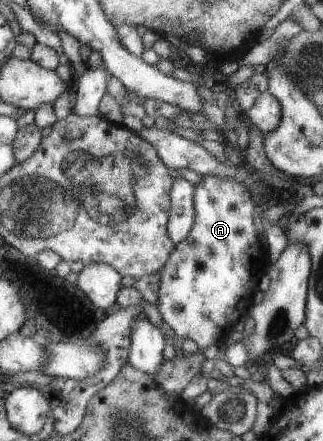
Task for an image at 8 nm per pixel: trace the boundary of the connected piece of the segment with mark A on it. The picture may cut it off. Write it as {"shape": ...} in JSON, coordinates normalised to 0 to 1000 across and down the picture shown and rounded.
{"shape":[[[628,399],[625,410],[604,420],[598,454],[604,503],[591,526],[567,549],[542,556],[523,590],[492,612],[498,649],[486,692],[502,726],[523,735],[557,769],[591,766],[613,780],[616,794],[650,803],[687,791],[728,735],[755,723],[786,692],[783,671],[799,660],[802,633],[827,619],[833,590],[824,560],[796,544],[786,454],[752,417],[721,404]]]}

